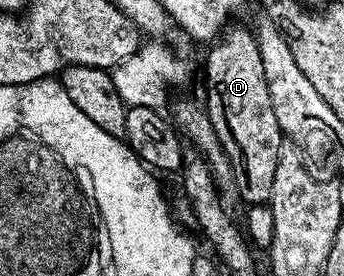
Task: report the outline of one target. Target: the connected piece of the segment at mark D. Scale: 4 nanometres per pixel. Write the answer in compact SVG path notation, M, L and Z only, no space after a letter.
M232 24L212 48L204 62L210 122L229 157L241 203L267 203L274 188L274 168L278 168L282 135L278 116L274 116L274 104L270 104L270 88L266 88L260 45L251 29Z

